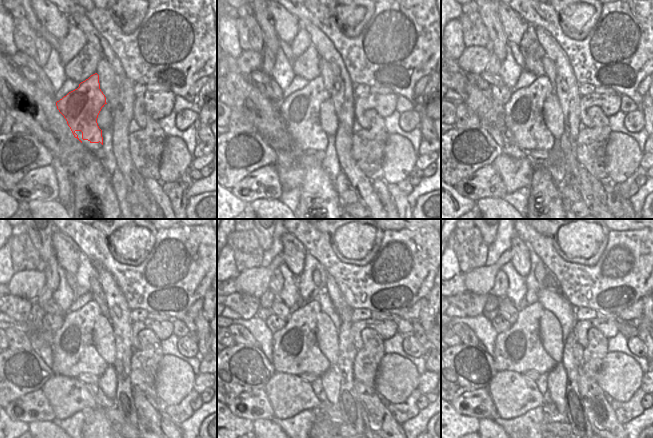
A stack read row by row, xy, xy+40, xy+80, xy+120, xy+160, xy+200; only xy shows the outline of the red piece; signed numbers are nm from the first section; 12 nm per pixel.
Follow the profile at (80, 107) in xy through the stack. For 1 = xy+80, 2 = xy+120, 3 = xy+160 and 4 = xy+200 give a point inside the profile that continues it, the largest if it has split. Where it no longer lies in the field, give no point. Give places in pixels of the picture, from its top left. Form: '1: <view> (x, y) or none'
1: xy+80 (524, 111)
2: xy+120 (74, 337)
3: xy+160 (293, 347)
4: xy+200 (519, 349)

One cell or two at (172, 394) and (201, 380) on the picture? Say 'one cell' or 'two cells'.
two cells

